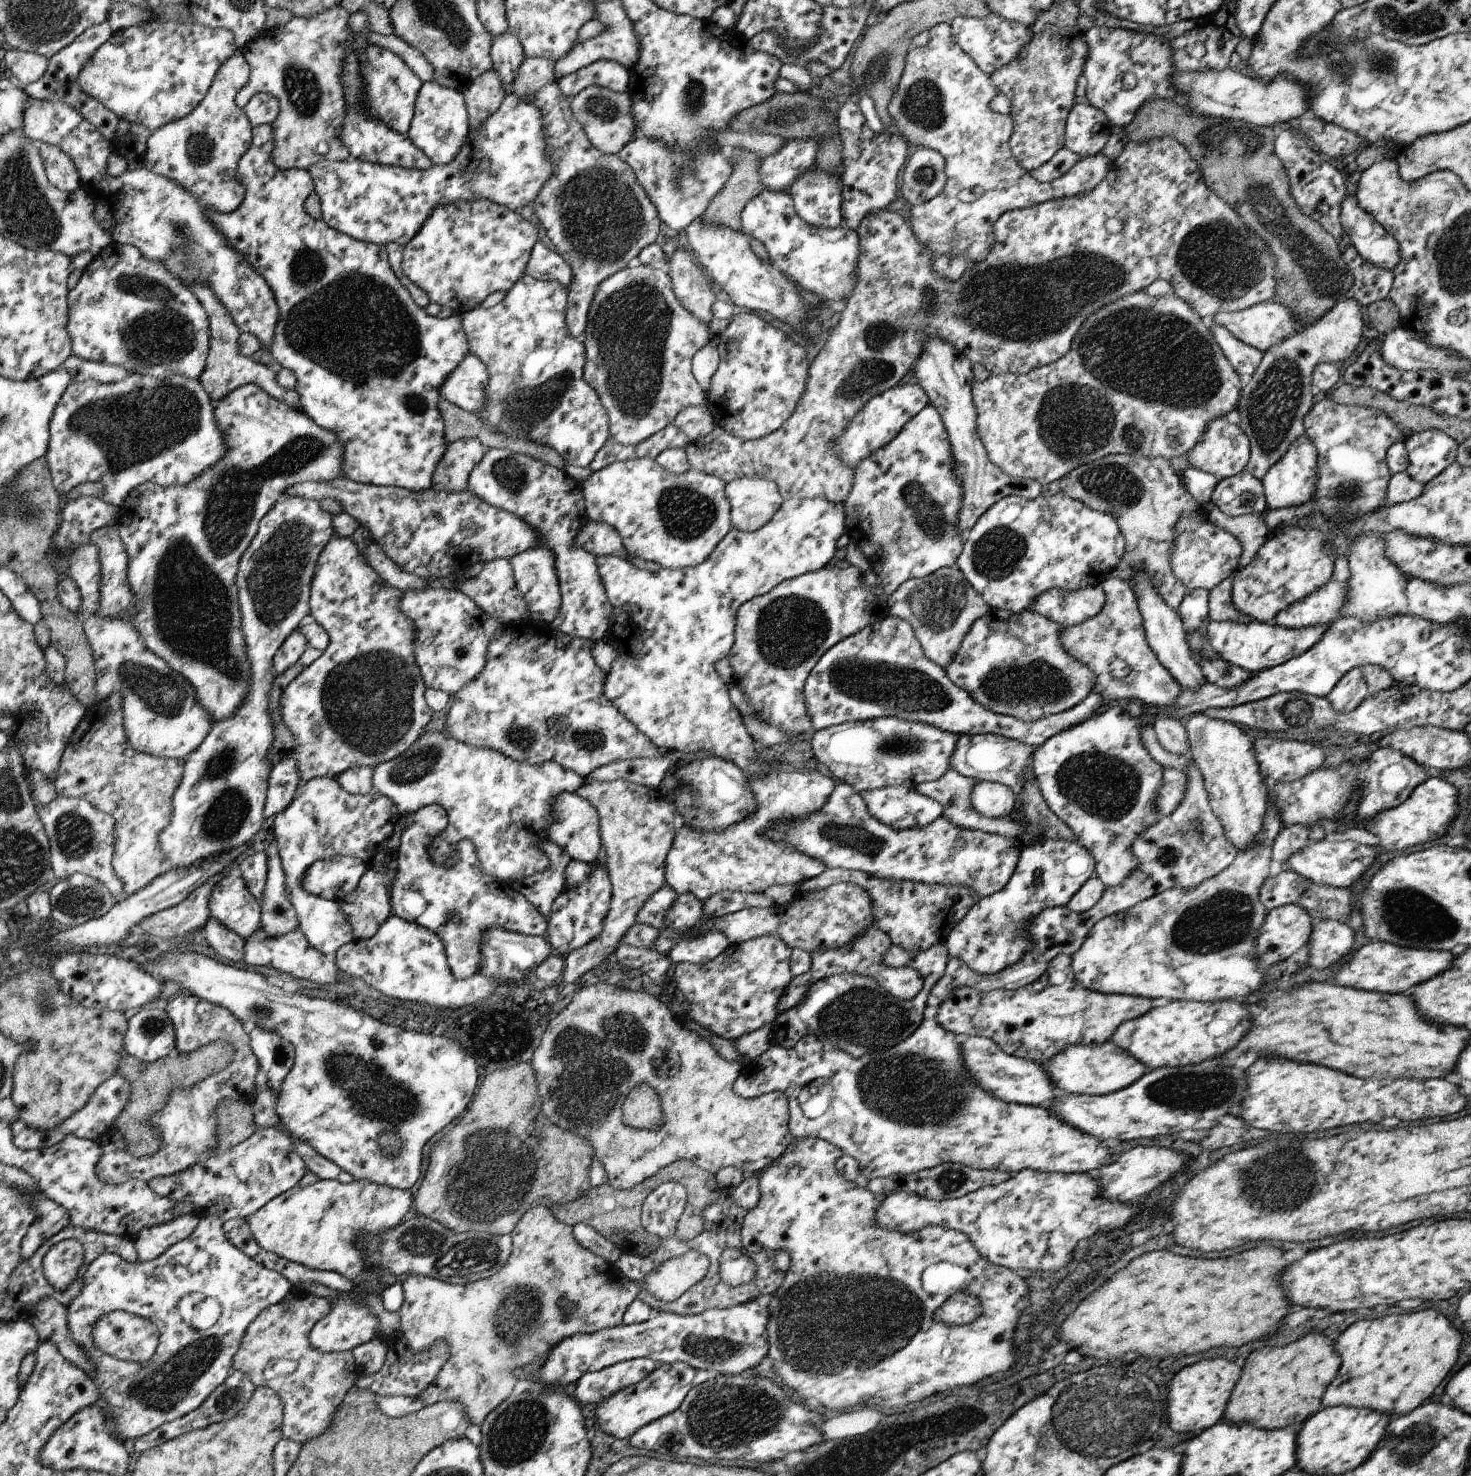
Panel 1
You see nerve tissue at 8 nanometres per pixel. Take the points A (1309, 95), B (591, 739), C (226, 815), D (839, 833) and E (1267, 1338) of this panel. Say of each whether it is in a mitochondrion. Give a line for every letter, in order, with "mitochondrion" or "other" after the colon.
A: other
B: mitochondrion
C: mitochondrion
D: mitochondrion
E: other

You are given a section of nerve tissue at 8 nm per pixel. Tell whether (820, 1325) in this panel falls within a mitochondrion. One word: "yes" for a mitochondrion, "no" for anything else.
yes

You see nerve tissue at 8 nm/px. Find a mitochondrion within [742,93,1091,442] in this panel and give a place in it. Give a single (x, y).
(797, 107)

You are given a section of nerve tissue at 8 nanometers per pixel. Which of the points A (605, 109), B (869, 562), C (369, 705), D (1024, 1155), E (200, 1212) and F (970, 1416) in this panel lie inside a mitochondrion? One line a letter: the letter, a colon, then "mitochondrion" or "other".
A: mitochondrion
B: other
C: mitochondrion
D: other
E: other
F: other

